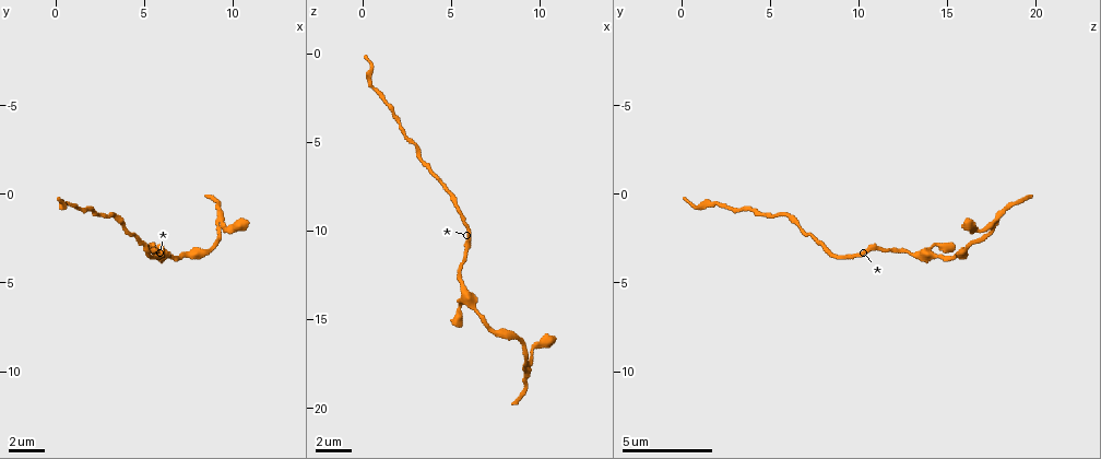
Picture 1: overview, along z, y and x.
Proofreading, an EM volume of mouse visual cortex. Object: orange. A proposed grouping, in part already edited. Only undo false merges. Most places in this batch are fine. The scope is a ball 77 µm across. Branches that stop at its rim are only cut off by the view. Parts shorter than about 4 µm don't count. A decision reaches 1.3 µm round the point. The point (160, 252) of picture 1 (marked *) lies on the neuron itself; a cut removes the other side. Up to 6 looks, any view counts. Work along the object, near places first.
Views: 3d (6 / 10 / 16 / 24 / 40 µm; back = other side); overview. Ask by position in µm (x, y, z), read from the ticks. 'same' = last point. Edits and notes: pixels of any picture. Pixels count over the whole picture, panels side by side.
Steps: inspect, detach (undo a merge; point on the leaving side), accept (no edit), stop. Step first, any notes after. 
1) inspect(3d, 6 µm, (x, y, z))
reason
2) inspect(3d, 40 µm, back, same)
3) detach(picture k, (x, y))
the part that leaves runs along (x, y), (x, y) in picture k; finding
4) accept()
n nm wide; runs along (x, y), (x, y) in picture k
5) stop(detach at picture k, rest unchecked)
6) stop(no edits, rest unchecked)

inspect(3d, 6 µm, (4.1, 2.3, 6.9))

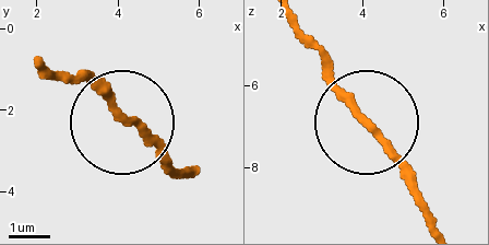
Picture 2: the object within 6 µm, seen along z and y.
inspect(3d, 6 µm, back, (4.20, 2.25, 6.95))

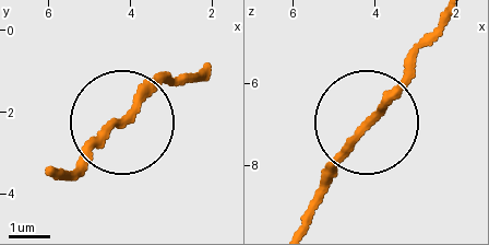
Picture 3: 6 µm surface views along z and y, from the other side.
accept()
170 nm wide; continuous, no second neuron

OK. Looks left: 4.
inspect(3d, 10 µm, (5.6, 3.2, 12.8))
calibre changes

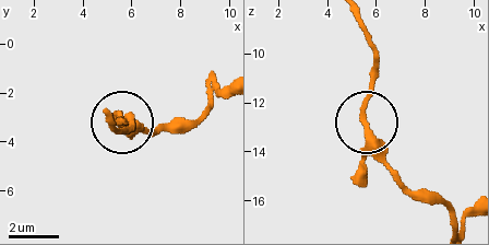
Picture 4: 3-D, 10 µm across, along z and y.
accept()
runs along (373, 61), (367, 141), (408, 189) in picture 4; all the same neuron

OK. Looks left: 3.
inspect(3d, 6 µm, (9.1, 2.5, 16.9))
a narrow waist

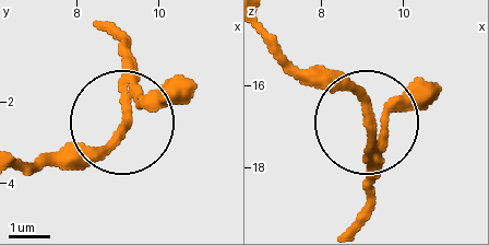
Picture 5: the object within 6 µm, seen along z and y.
accept()
180 nm wide; runs along (22, 163), (74, 166), (119, 131), (127, 34) in picture 5; all the same neuron

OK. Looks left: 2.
stop(no edits, rest unchecked)

